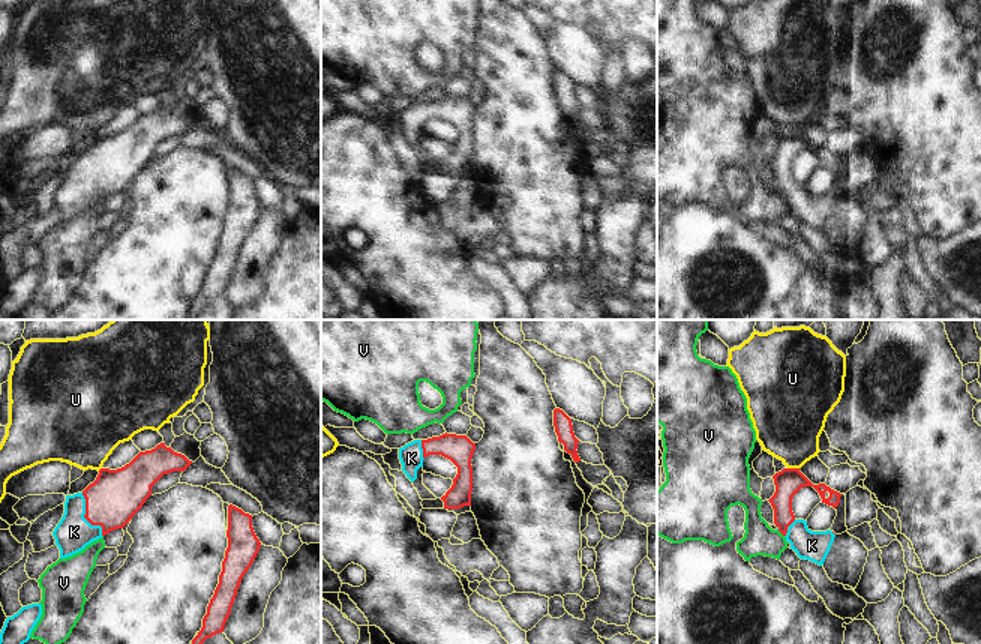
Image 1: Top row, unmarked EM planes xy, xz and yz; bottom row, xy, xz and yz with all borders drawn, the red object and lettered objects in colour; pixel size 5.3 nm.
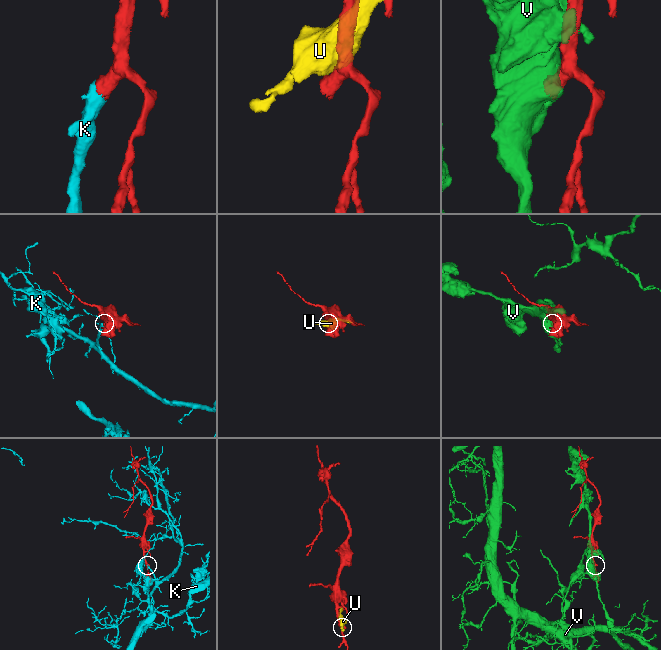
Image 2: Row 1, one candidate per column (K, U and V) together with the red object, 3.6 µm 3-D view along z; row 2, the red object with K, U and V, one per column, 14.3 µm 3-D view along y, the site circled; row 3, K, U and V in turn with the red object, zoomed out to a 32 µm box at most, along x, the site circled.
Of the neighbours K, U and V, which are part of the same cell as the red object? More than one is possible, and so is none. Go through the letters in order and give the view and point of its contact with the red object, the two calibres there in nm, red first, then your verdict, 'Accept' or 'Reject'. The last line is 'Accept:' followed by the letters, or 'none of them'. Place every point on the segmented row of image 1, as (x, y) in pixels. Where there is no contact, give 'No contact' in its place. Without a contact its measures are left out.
K: Touches red at xy (86, 518). Thickness 280 nm (red) against 190 nm. Accept
U: Touches red at yz (794, 469). Thickness 150 nm (red) against 360 nm. Reject
V: Touches red at yz (780, 532). Thickness 120 nm (red) against 180 nm. Reject
Accept: K.

